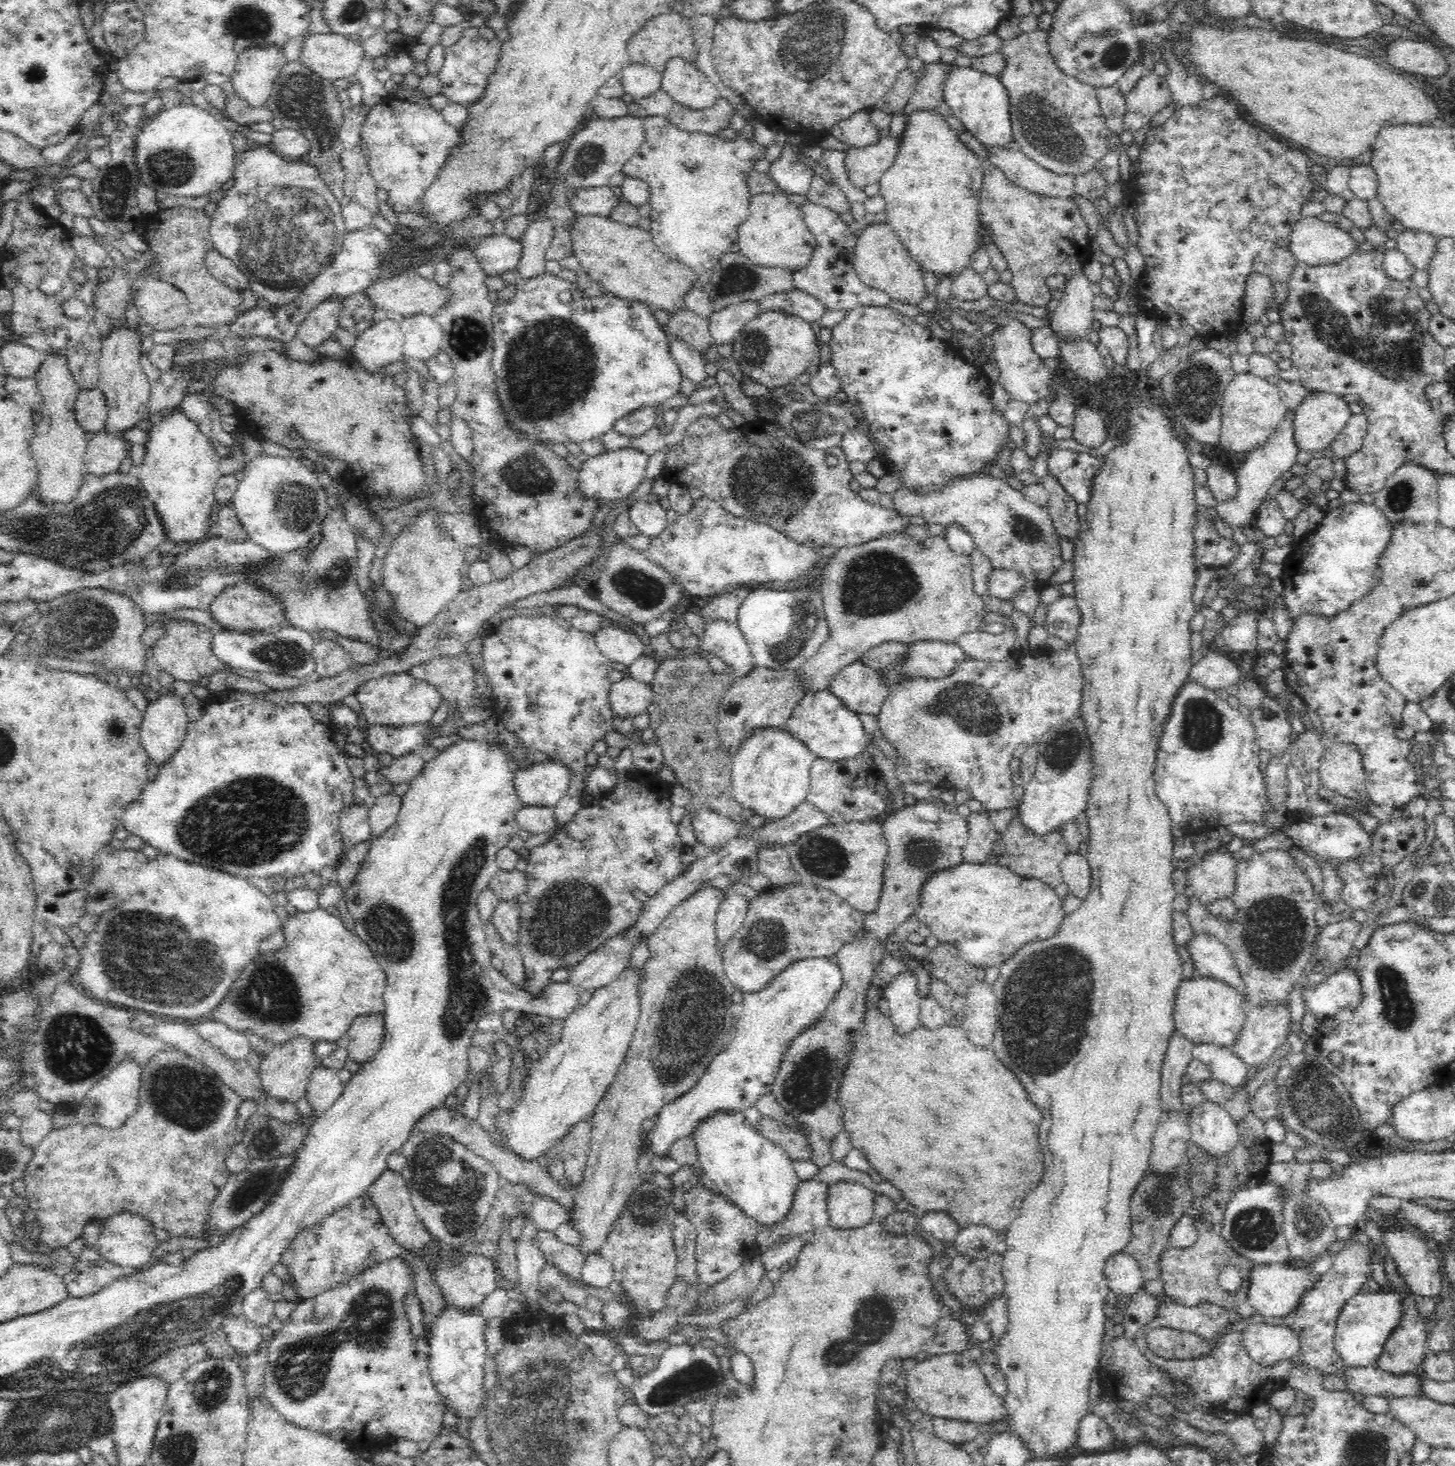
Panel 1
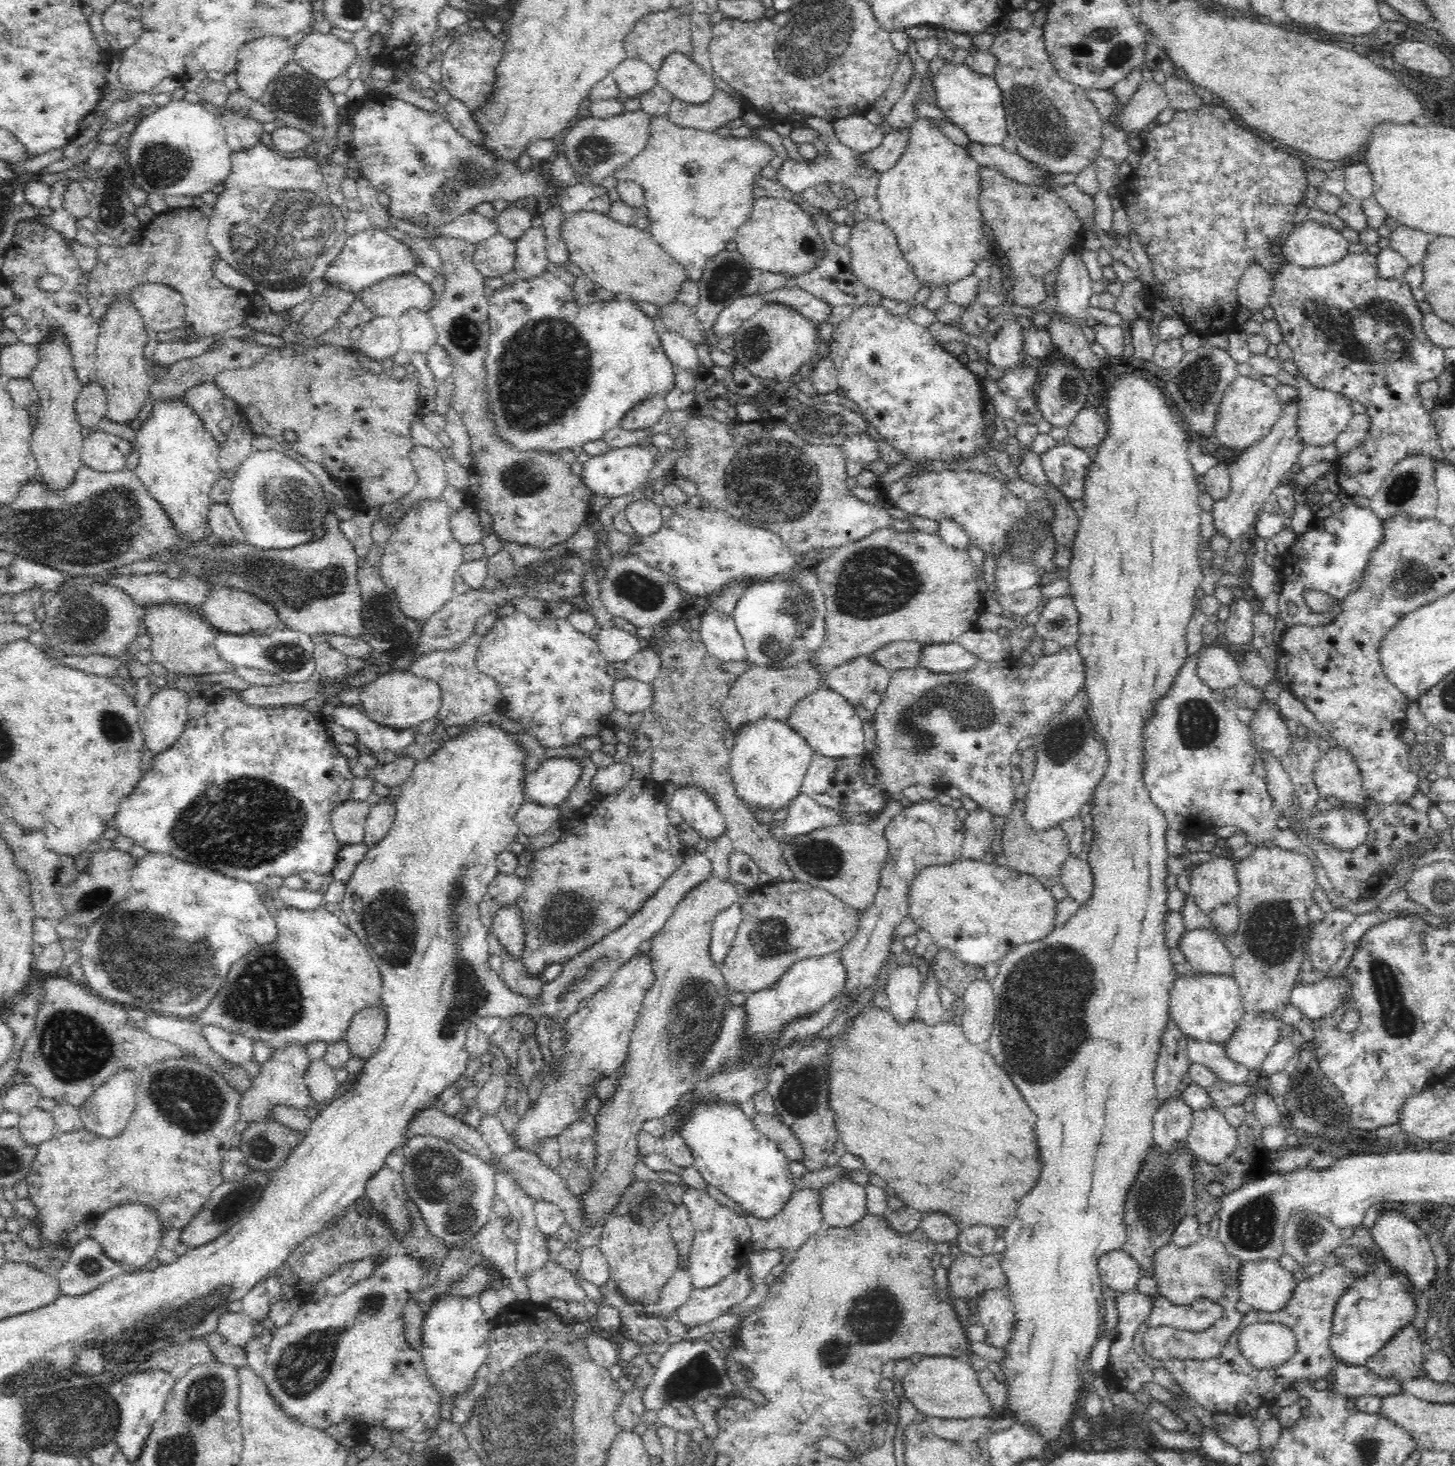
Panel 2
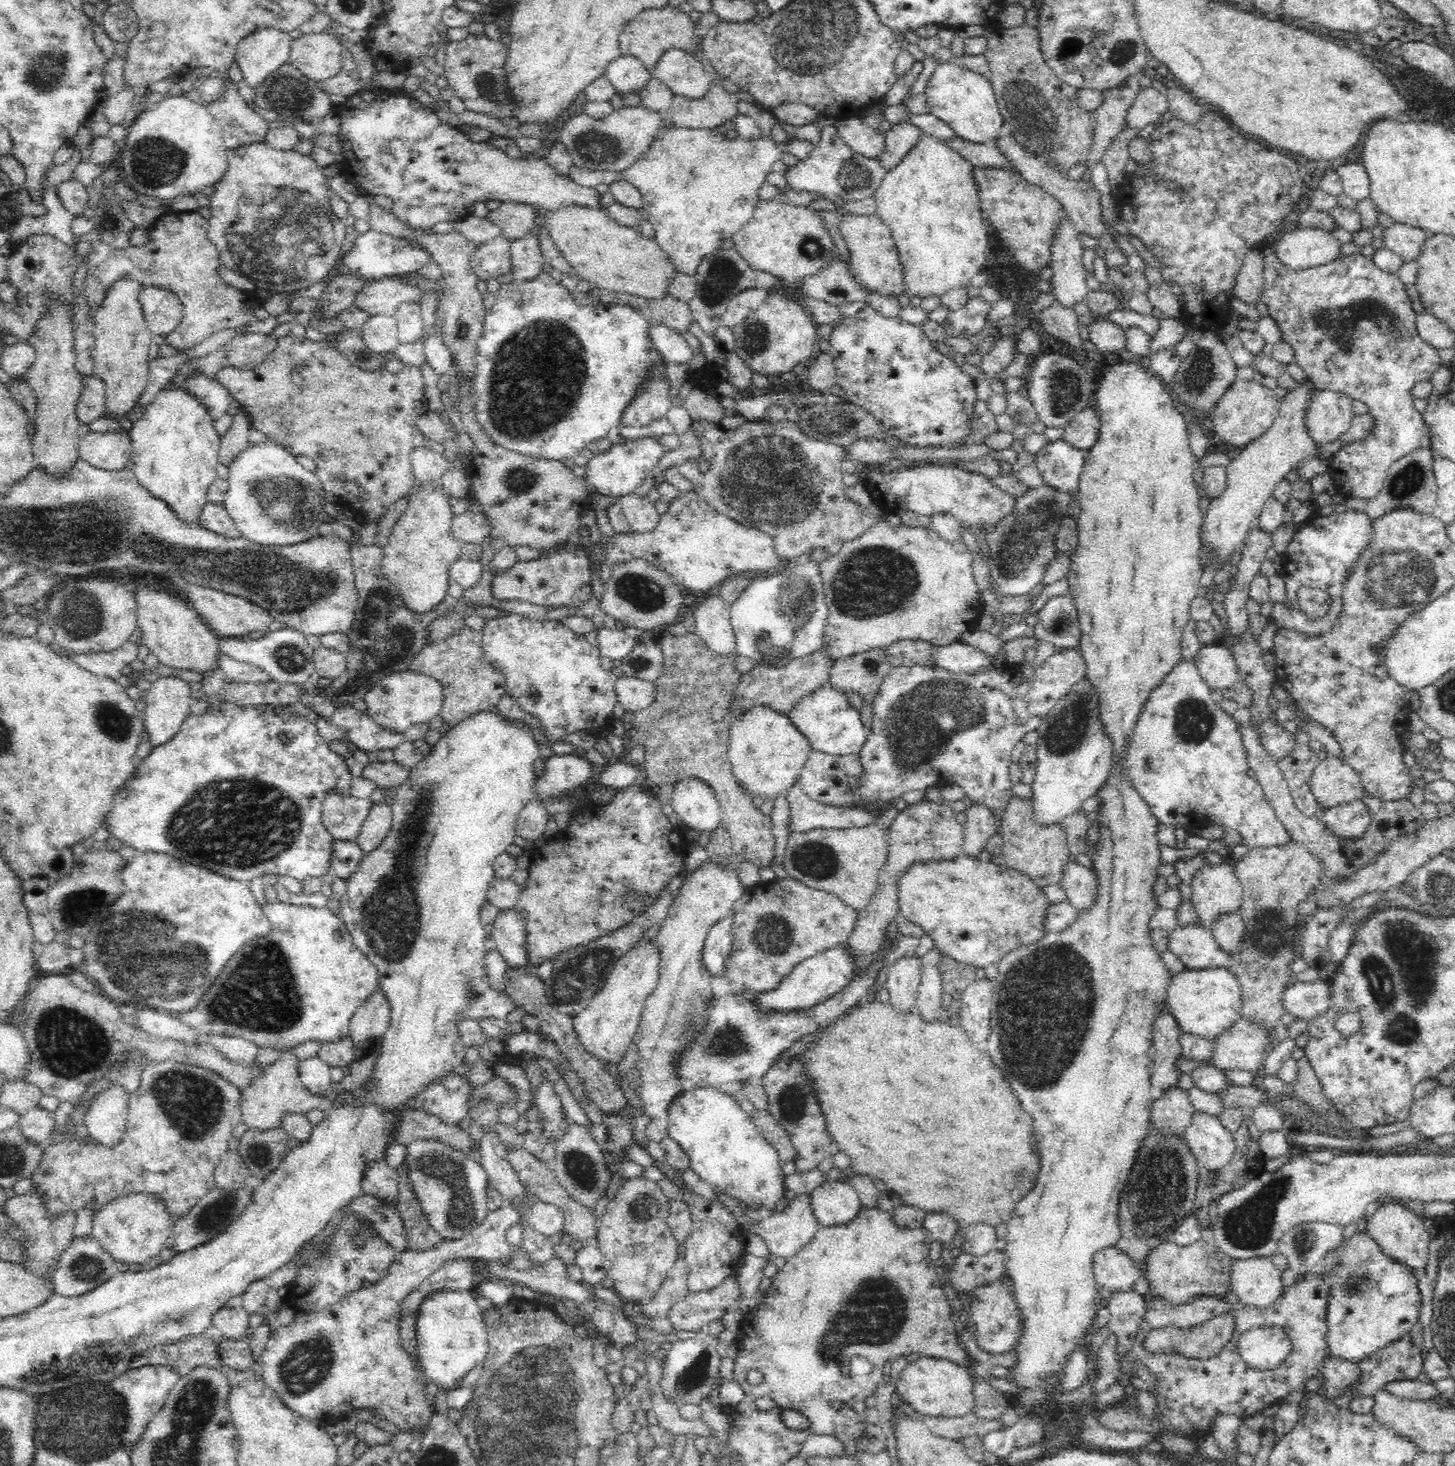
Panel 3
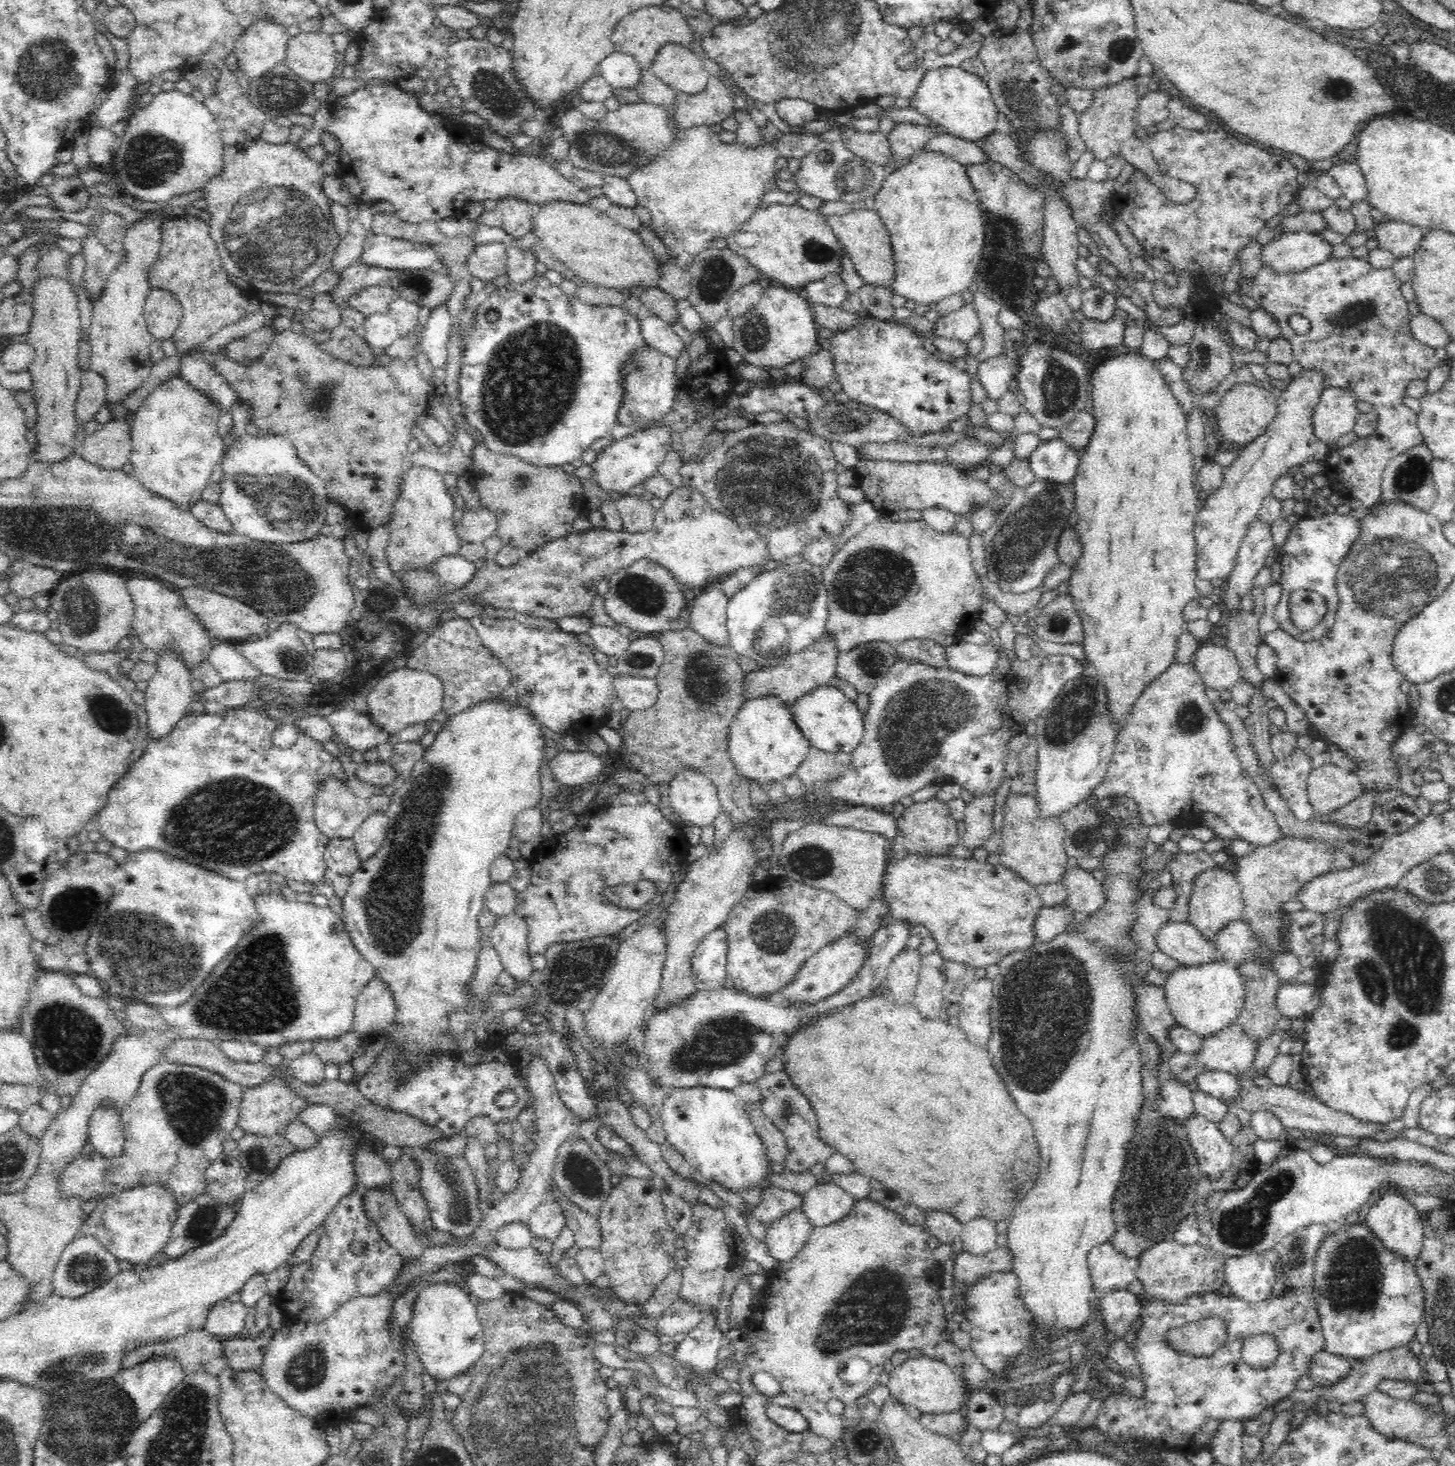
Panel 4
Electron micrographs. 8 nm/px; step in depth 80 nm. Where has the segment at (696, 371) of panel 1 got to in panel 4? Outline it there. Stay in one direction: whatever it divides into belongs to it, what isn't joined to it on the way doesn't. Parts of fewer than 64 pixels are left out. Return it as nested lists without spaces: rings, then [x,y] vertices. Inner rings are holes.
[[[650,314],[646,318],[640,319],[640,323],[642,323],[642,335],[651,348],[664,356],[669,356],[674,361],[682,354],[686,354],[688,345],[666,321]]]

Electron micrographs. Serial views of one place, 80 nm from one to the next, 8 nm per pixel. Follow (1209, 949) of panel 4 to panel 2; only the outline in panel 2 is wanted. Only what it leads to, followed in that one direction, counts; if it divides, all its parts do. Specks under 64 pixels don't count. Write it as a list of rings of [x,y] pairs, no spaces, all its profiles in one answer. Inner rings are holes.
[[[1205,929],[1188,931],[1178,948],[1186,955],[1194,973],[1235,979],[1234,957],[1216,932]]]

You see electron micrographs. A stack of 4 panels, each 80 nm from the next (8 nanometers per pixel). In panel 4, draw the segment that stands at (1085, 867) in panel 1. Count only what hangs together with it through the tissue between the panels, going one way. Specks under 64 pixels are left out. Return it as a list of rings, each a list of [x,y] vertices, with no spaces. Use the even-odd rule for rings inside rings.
[[[1071,862],[1064,873],[1061,883],[1067,890],[1067,905],[1082,917],[1094,914],[1106,901],[1103,884],[1092,875]]]

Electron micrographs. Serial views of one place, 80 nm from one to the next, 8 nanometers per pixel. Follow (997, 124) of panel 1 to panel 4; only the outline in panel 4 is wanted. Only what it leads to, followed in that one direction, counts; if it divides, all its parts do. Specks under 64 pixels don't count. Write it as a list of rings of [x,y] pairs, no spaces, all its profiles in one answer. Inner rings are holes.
[[[943,66],[928,72],[920,87],[916,96],[910,99],[914,109],[944,126],[948,134],[967,141],[978,141],[996,130],[999,110],[987,81],[978,74],[971,74],[961,66]]]

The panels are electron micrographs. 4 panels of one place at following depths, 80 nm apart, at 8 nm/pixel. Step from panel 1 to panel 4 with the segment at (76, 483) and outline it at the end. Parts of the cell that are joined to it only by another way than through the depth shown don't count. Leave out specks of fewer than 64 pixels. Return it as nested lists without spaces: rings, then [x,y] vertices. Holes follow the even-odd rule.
[[[44,278],[34,290],[35,314],[27,343],[35,350],[35,359],[27,368],[31,374],[31,390],[37,404],[37,422],[35,424],[36,449],[34,460],[40,463],[57,464],[69,460],[75,453],[78,441],[75,435],[79,422],[75,406],[81,388],[81,368],[78,363],[78,343],[81,332],[80,310],[72,284],[57,278]]]

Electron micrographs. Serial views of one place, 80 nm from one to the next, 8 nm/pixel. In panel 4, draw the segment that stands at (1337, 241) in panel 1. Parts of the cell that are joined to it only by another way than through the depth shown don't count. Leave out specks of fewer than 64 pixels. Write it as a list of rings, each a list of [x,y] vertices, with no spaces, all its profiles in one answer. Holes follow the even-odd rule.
[[[1284,232],[1262,248],[1263,265],[1295,273],[1330,259],[1334,245],[1315,232]]]

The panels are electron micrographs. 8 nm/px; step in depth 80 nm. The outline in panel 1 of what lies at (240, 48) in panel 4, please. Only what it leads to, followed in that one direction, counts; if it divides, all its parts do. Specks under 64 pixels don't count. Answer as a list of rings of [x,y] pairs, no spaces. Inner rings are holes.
[[[277,47],[246,48],[238,60],[230,82],[250,108],[266,108],[277,76],[288,62]]]

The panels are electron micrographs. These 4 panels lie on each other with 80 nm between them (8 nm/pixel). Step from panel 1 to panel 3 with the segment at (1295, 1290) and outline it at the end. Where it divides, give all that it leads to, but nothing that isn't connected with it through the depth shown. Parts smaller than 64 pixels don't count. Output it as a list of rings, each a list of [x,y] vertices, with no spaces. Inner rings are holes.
[[[1271,1257],[1234,1259],[1230,1279],[1238,1300],[1258,1308],[1270,1308],[1287,1288]]]

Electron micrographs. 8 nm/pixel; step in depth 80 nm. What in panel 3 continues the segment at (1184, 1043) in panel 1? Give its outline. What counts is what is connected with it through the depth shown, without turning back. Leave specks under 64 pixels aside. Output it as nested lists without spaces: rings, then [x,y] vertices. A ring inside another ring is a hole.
[[[1168,1010],[1162,1012],[1154,1024],[1154,1030],[1151,1083],[1152,1096],[1158,1099],[1168,1088],[1178,1086],[1182,1069],[1176,1062],[1185,1056],[1181,1046],[1181,1028]]]

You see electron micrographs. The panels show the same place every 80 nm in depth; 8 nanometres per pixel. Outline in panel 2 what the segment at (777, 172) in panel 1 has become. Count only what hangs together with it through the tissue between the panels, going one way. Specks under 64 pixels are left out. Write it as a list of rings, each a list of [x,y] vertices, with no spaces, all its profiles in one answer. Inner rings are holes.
[[[811,117],[806,120],[806,126],[814,128],[820,134],[820,138],[826,144],[827,155],[819,155],[811,161],[799,162],[790,157],[782,162],[782,166],[776,169],[776,178],[782,186],[786,186],[794,194],[802,194],[807,188],[818,183],[828,183],[830,186],[842,186],[842,188],[852,188],[857,198],[865,196],[876,196],[879,185],[879,175],[875,172],[867,172],[861,166],[861,160],[855,150],[840,144],[833,131],[833,123],[826,122],[820,118]]]

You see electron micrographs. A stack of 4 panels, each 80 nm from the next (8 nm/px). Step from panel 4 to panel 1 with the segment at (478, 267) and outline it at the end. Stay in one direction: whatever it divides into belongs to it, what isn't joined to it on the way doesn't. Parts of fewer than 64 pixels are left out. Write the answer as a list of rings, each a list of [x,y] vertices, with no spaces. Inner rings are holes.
[[[505,234],[486,237],[474,243],[473,249],[478,264],[488,276],[516,270],[524,256],[522,240],[514,240]]]

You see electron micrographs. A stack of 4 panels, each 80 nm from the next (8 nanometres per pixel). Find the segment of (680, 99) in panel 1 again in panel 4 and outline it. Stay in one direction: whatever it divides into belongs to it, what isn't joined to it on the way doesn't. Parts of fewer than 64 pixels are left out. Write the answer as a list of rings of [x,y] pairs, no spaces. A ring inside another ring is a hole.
[[[664,44],[651,66],[654,75],[677,93],[700,95],[711,76],[702,59],[689,48]]]

